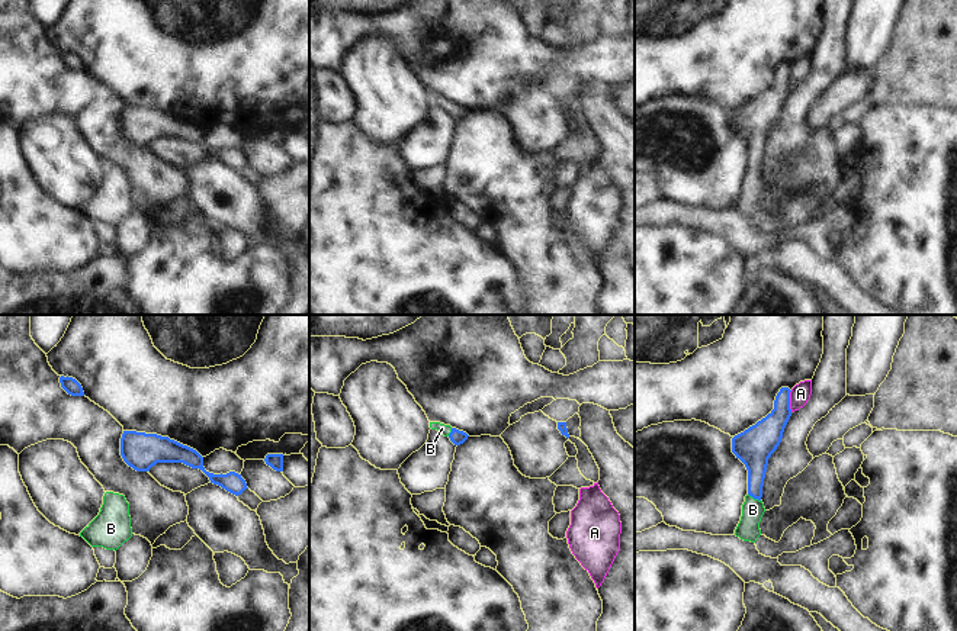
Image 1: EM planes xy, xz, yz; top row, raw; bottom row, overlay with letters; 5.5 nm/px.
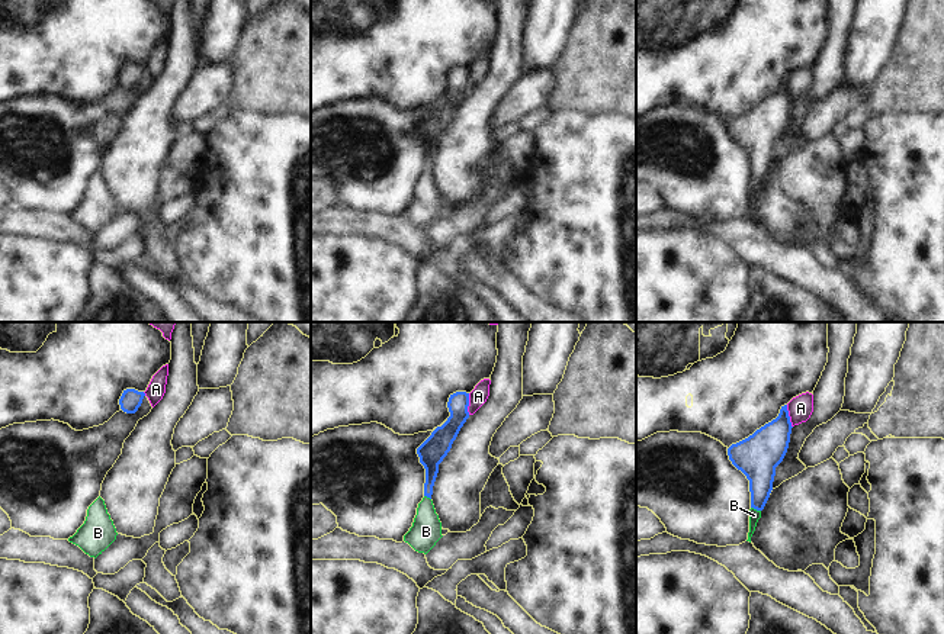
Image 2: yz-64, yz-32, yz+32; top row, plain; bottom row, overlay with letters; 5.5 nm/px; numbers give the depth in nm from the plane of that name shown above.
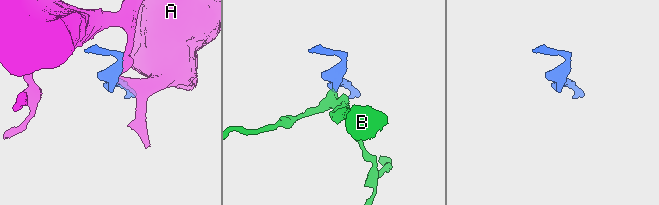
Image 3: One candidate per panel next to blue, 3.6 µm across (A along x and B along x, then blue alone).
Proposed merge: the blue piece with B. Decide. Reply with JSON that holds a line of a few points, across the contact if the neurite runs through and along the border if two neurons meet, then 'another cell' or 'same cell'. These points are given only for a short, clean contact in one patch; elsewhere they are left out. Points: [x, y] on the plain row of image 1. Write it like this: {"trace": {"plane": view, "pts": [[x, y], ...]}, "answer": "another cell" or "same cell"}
{"trace": {"plane": "yz", "pts": [[754, 128], [754, 173], [752, 184]]}, "answer": "same cell"}

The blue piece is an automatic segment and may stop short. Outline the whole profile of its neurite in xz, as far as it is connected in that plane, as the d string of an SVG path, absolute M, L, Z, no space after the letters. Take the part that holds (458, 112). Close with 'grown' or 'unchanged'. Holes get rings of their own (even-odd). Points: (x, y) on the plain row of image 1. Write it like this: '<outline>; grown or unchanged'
M430 97L430 103L431 104L437 104L444 112L449 112L450 116L455 120L463 119L468 115L468 112L469 112L466 107L459 106L456 103L452 103L450 100L440 99L440 97Z; grown

